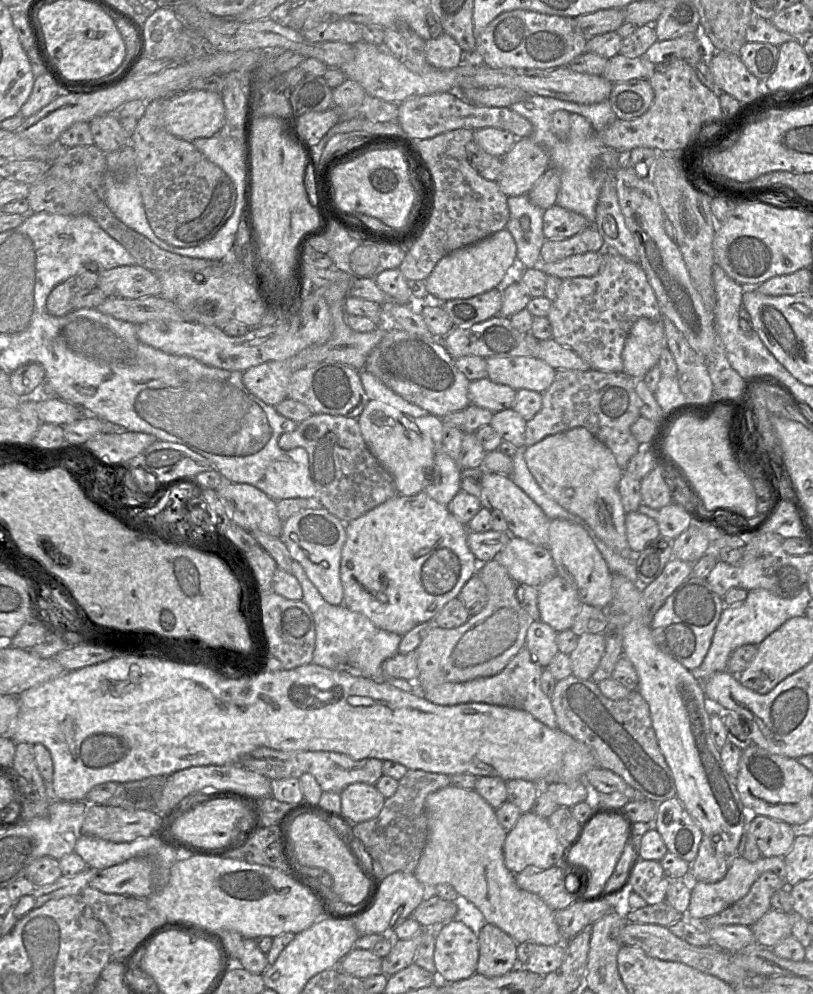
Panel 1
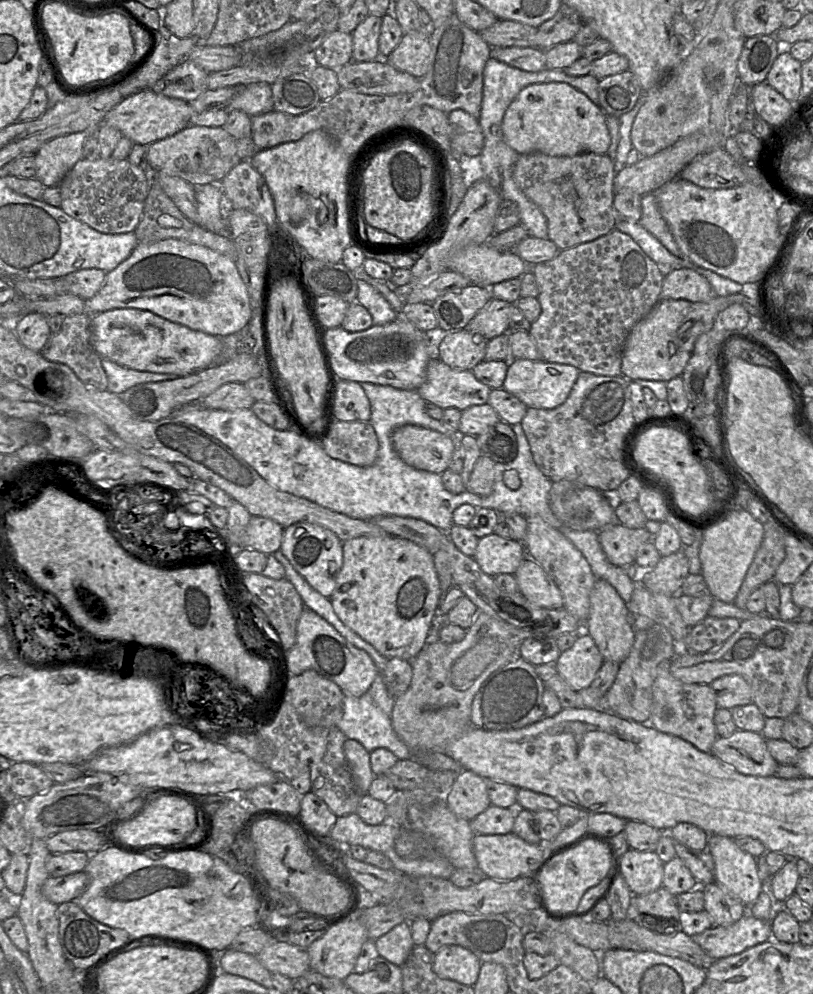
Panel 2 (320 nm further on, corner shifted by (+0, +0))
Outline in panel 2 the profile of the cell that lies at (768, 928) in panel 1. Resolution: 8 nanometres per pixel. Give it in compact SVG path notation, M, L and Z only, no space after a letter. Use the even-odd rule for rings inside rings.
M748 911L729 926L713 926L691 938L714 960L737 955L768 941L772 937L771 921L753 917Z

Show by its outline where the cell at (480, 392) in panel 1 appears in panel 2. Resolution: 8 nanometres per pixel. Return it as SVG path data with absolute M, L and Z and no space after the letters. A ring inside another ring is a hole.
M434 355L428 362L425 381L417 389L425 402L460 411L487 404L490 392L491 388L478 381L471 370L453 369Z

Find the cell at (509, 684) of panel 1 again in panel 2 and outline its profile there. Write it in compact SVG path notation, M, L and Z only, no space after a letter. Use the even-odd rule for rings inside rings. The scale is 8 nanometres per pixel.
M518 655L483 682L472 702L471 725L486 730L509 730L535 723L545 717L542 702L545 689L535 666Z

